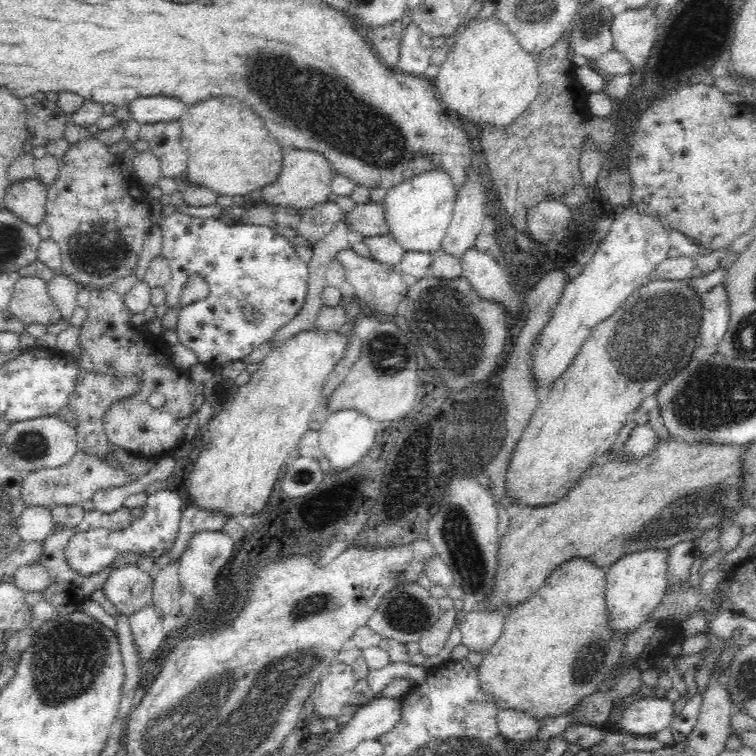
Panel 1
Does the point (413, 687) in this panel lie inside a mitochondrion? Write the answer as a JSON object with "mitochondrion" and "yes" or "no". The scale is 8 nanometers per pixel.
{"mitochondrion":"no"}

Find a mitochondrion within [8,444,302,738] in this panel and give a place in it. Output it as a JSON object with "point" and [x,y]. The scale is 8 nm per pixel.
{"point":[72,654]}

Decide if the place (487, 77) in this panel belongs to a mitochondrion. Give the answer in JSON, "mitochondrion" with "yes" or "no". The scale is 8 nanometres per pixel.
{"mitochondrion":"no"}

